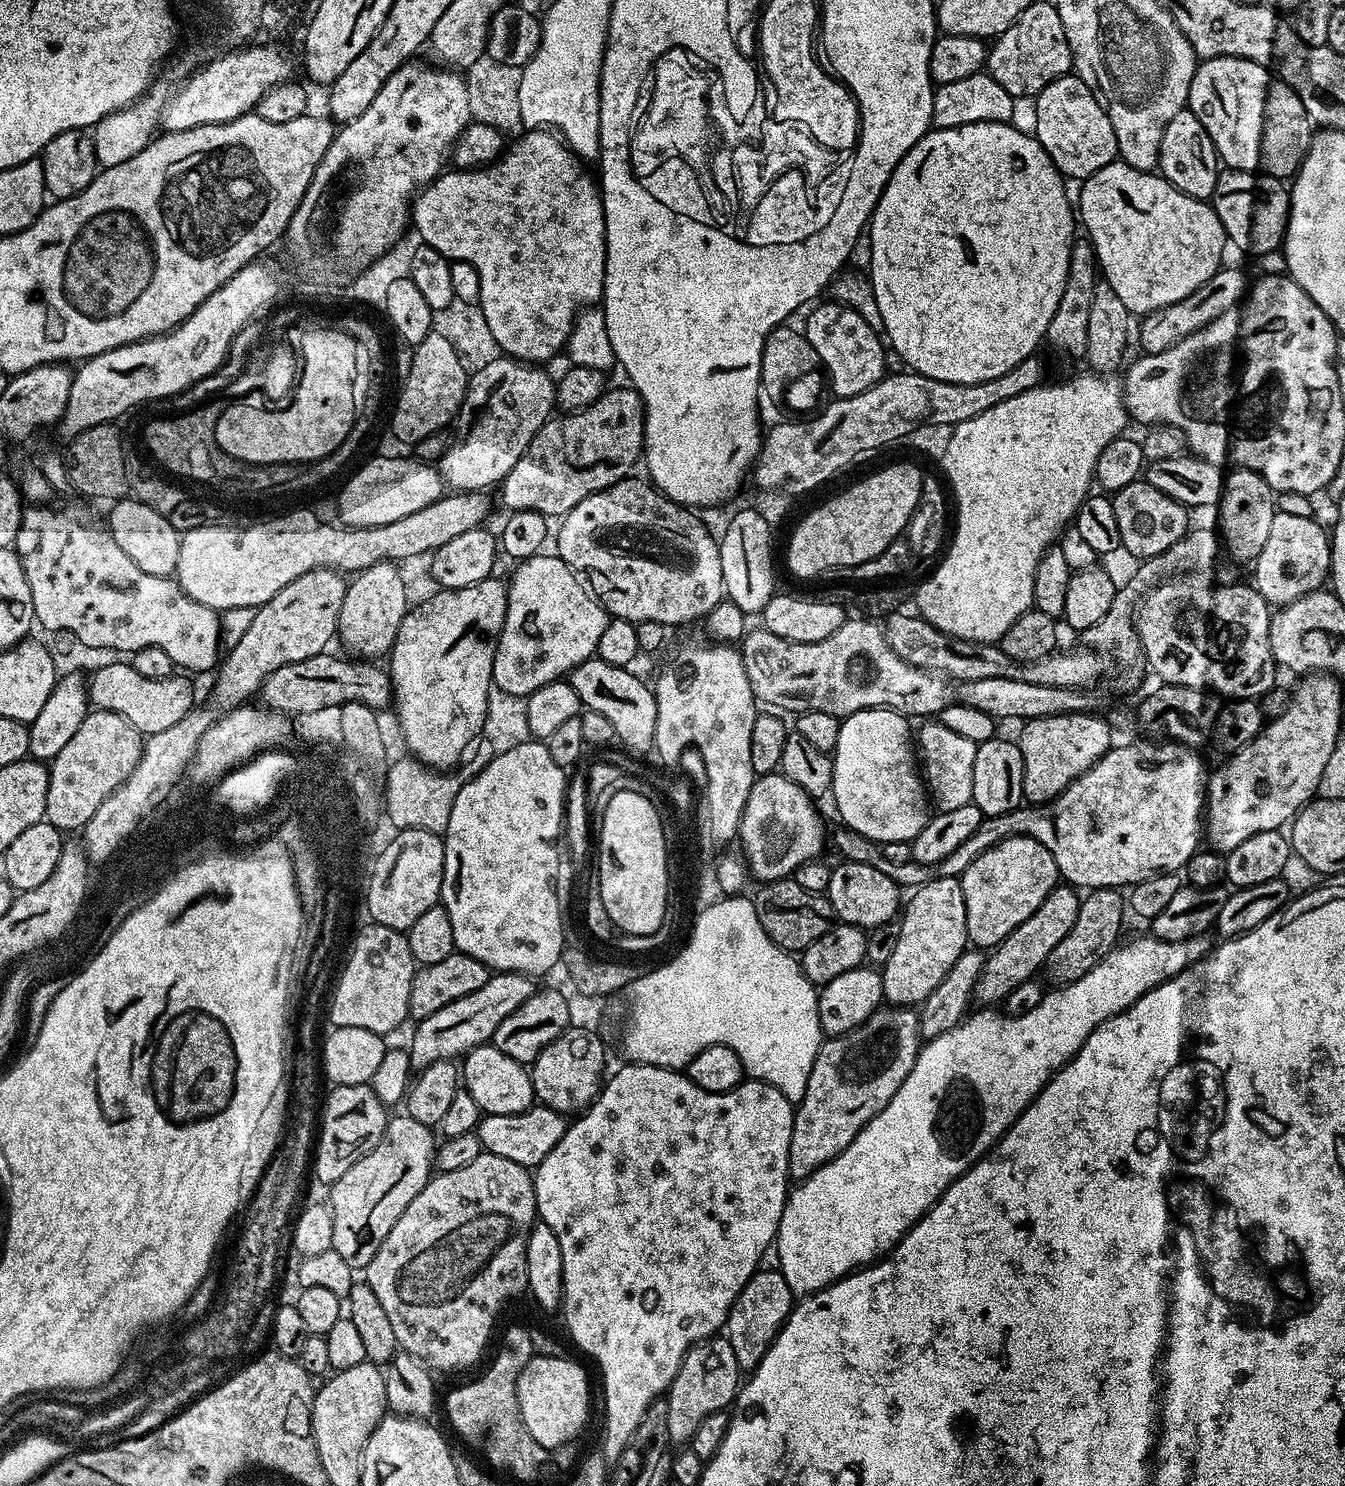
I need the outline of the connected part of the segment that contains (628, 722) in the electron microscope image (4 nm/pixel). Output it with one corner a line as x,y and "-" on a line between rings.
593,658
572,669
570,682
578,694
581,705
587,711
604,715
614,726
616,740
624,743
625,745
621,745
629,753
651,753
656,742
656,723
658,722
656,694
649,685
647,688
632,671
631,667
610,666
610,662

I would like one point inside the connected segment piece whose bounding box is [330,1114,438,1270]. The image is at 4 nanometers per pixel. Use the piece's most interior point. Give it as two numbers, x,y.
372,1195

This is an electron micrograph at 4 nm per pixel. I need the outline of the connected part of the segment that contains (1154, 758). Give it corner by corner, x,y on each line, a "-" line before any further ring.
1152,738
1144,739
1148,740
1136,740
1133,744
1117,743
1109,748
1102,759
1090,766
1090,770
1082,773
1074,783
1066,786
1066,790
1059,792
1046,804
1028,804
1006,814
985,816
978,830
974,830
974,834
970,834
970,838
966,838
962,846
958,846
951,854
946,854
946,858
942,858
942,862
937,864
925,866
917,864
913,859
901,864
890,862
876,841
843,826
837,826
833,832
831,829
831,847
833,844
840,858
847,862
858,862
874,866
874,870
882,870
882,874
886,874
886,878
893,880
901,890
921,888
926,882
934,882
934,878
959,878
964,875
970,862
974,862
974,858
978,858
998,842
1015,836
1029,836
1034,838
1034,842
1042,842
1042,846
1050,850
1061,877
1069,885
1080,890
1120,890
1123,889
1123,884
1131,886
1163,872
1179,873
1187,869
1188,860
1202,844
1202,821
1206,816
1206,785
1210,776
1207,771
1204,773
1204,760
1197,749
1189,748
1187,744
1177,744
1167,738
1159,742

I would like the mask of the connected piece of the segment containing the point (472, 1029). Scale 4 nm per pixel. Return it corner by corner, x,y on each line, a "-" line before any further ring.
498,972
489,975
486,986
474,990
474,994
457,998
450,1002
450,1006
442,1006
438,1014
430,1014
430,1018
419,1021
412,1032
412,1044
407,1045
413,1069
434,1066
434,1062
443,1060
455,1061
467,1056
470,1050
489,1043
494,1030
498,1030
498,1026
502,1026
502,1022
506,1022
506,1018
510,1018
526,998
537,992
537,985
532,984
535,984
533,977
522,972

